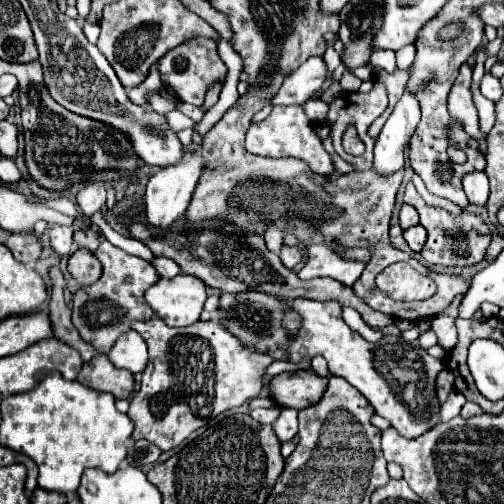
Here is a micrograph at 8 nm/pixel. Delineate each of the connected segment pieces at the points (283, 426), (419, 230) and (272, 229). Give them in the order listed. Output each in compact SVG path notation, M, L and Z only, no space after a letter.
M282 409L280 417L274 421L272 427L282 443L290 441L298 433L298 411L296 409Z
M414 225L414 227L404 231L404 239L406 239L406 243L410 245L412 251L422 251L424 241L428 239L428 233L426 233L426 229L422 225Z
M270 223L266 229L264 229L264 239L266 239L266 245L272 253L280 253L282 249L282 241L284 241L284 231L280 229L280 225L274 225Z

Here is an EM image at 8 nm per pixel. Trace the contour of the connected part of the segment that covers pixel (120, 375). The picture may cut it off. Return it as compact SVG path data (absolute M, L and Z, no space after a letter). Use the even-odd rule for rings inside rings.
M96 353L92 361L84 363L78 381L96 391L108 391L116 399L128 399L134 391L134 375L126 369L118 369L106 355Z

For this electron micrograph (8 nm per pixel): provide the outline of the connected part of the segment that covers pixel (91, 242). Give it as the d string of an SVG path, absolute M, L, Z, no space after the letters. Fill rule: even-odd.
M92 225L88 229L82 229L82 231L76 231L74 233L74 243L76 247L82 247L82 249L88 249L88 251L96 251L98 247L98 229Z

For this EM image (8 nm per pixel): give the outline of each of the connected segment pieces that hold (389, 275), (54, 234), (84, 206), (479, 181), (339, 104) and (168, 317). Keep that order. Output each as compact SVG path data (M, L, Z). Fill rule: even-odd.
M408 263L386 267L376 276L376 286L395 301L418 301L434 295L436 285L430 277L416 273Z
M52 223L48 225L48 235L50 235L50 245L58 255L68 255L72 249L72 227Z
M88 183L76 197L82 213L96 213L106 205L106 187L102 183Z
M468 173L464 177L462 185L464 185L464 191L466 191L472 205L486 207L490 187L488 187L488 177L484 173Z
M374 85L374 89L370 91L370 93L348 93L348 91L342 91L332 103L330 103L330 111L328 111L328 115L326 115L326 123L328 123L328 127L330 127L330 135L332 135L332 143L334 143L334 149L336 149L336 153L344 159L344 161L348 161L356 171L364 171L364 169L372 169L372 147L374 147L374 139L372 137L368 137L368 127L372 125L372 121L376 119L376 117L380 117L382 113L384 113L384 109L388 107L388 97L386 97L386 89L382 87L382 85ZM350 123L354 123L356 125L356 131L358 131L358 137L364 141L364 145L366 145L366 153L364 155L360 155L360 157L354 157L354 155L348 155L348 153L344 153L344 149L342 149L342 145L340 145L340 139L342 139L342 133L346 131L346 127L350 125Z
M184 273L174 279L158 279L144 293L146 303L168 327L186 327L196 323L206 297L204 281Z

